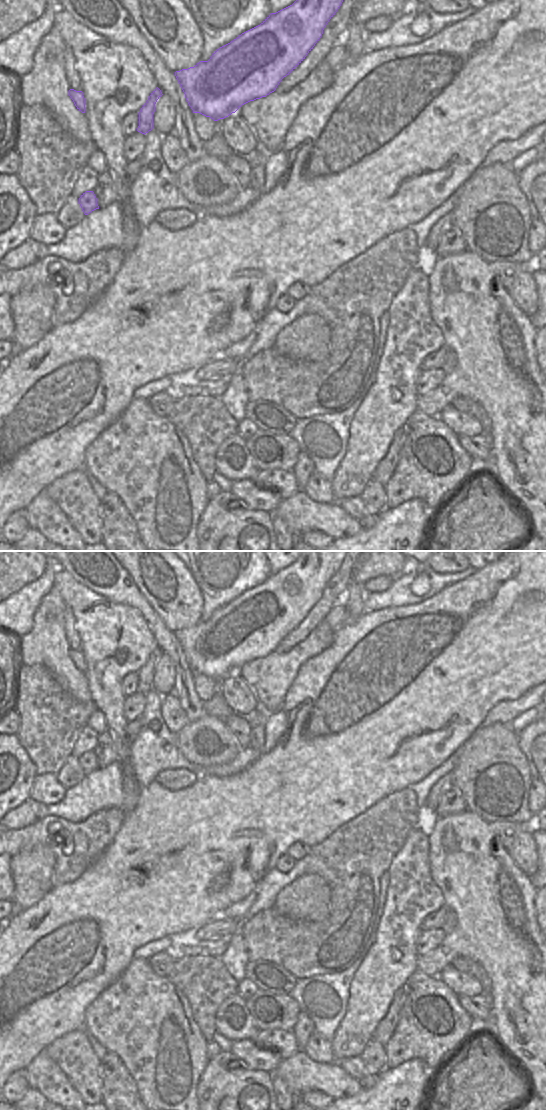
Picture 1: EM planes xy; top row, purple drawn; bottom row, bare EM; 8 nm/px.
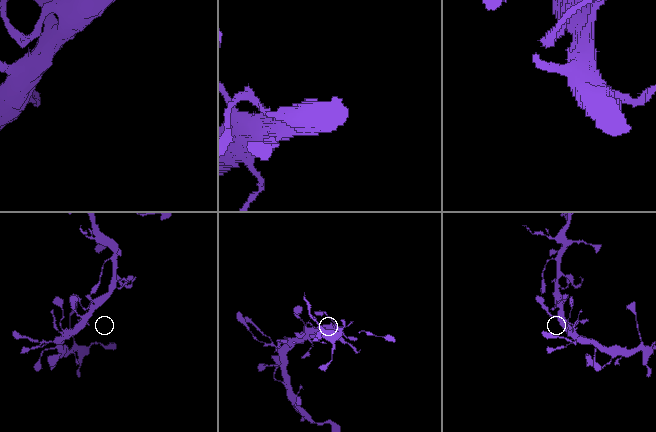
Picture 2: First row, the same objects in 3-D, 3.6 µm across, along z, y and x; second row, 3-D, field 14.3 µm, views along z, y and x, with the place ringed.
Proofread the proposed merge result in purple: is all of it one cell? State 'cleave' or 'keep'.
keep

